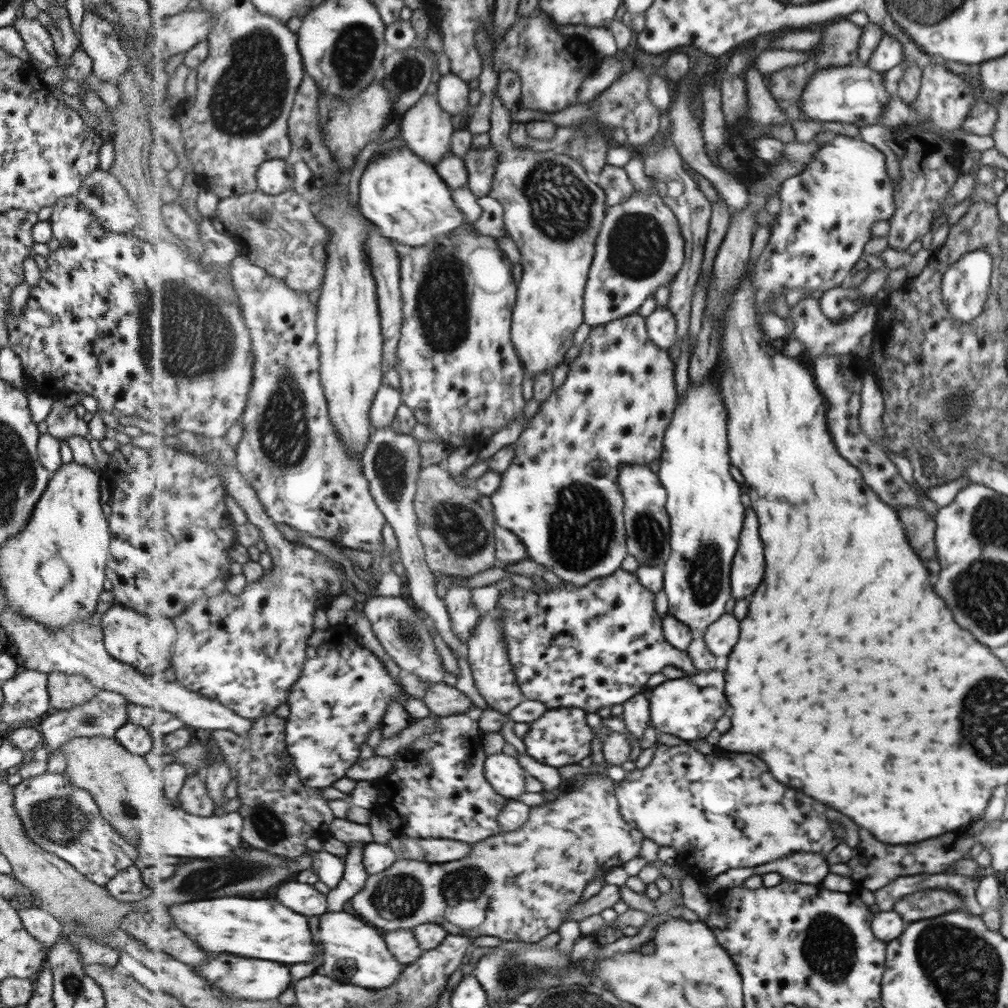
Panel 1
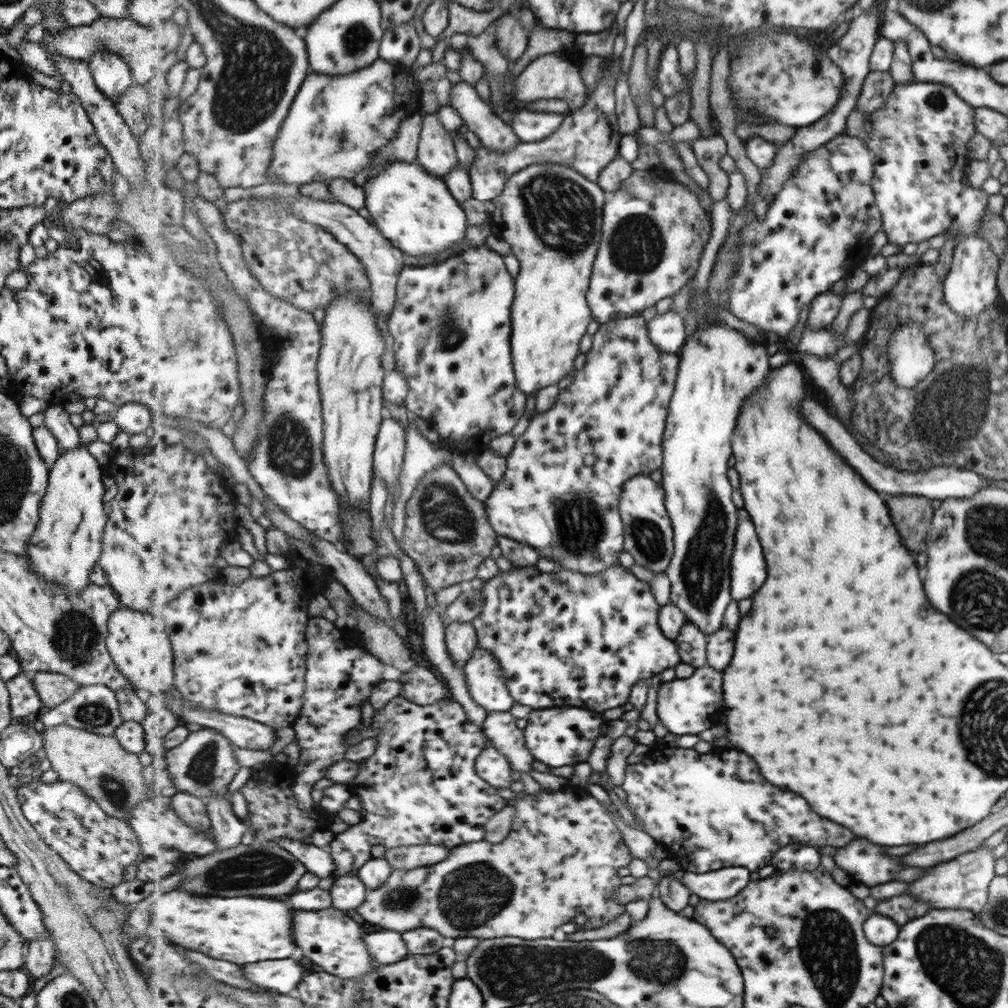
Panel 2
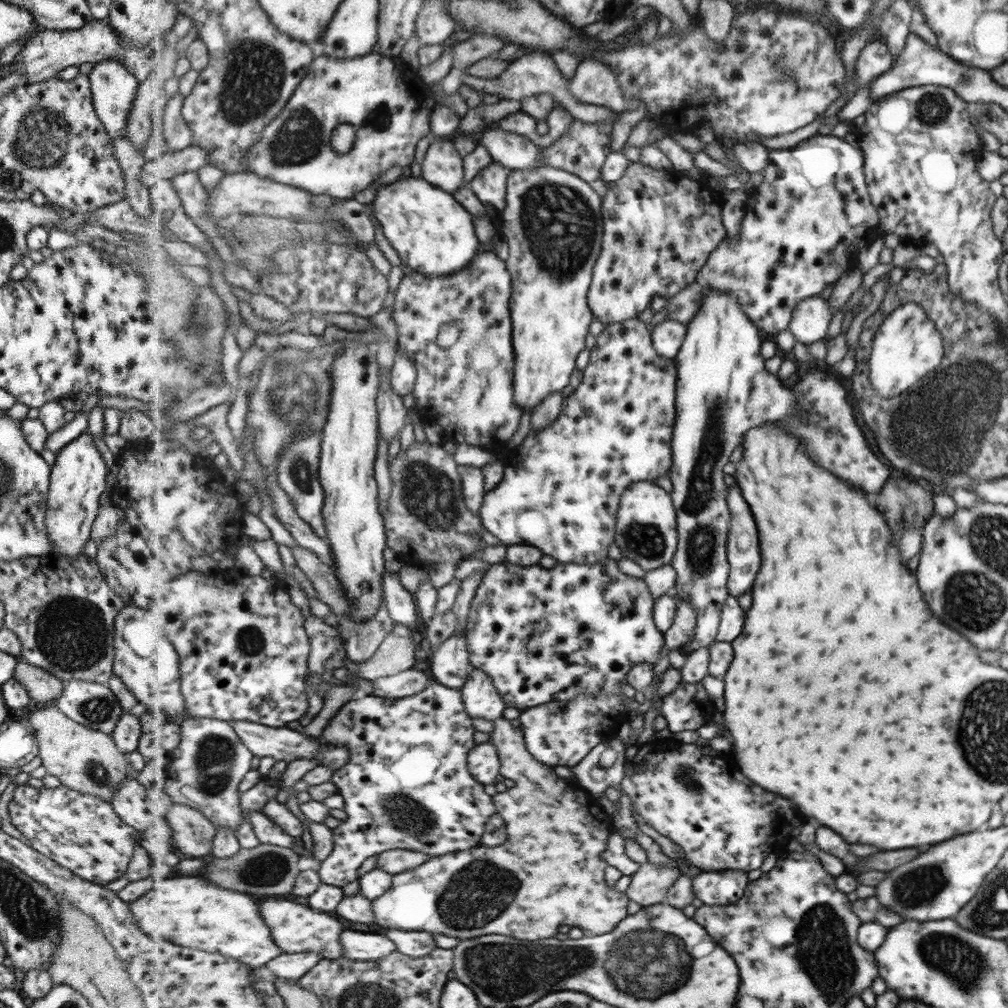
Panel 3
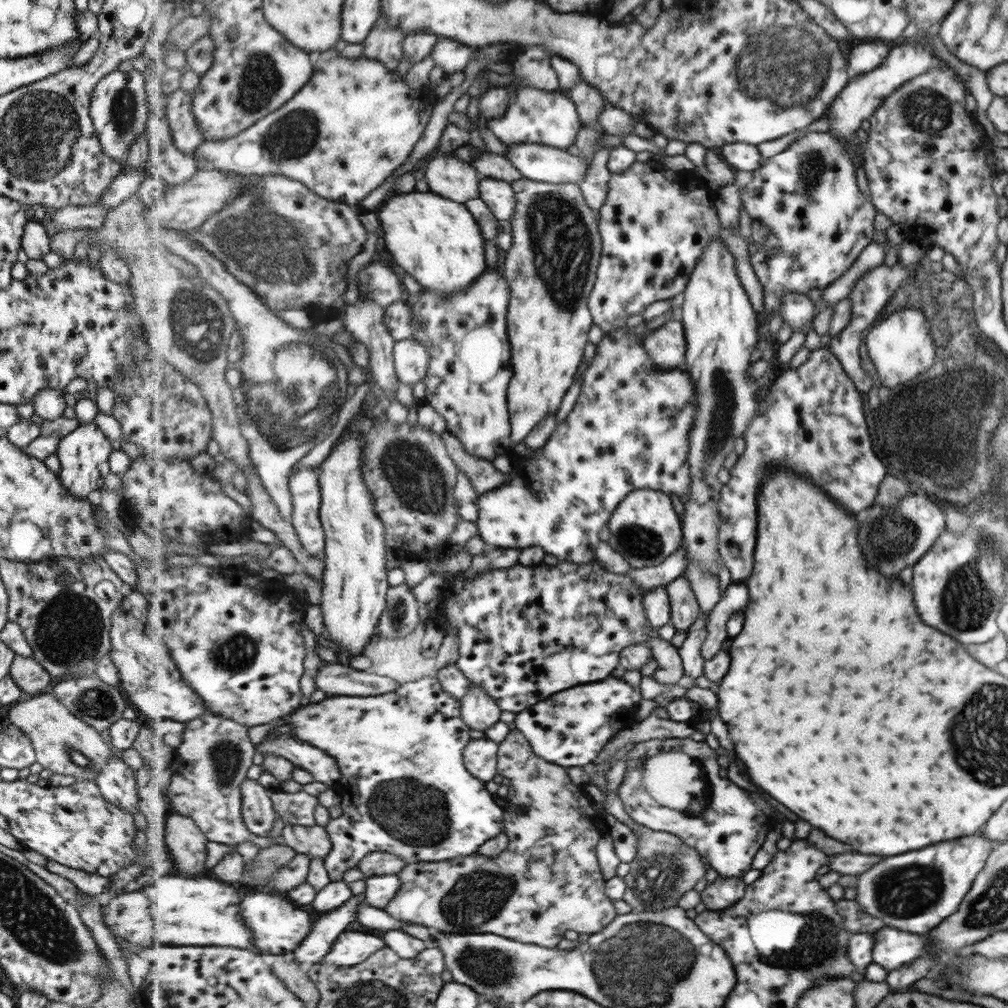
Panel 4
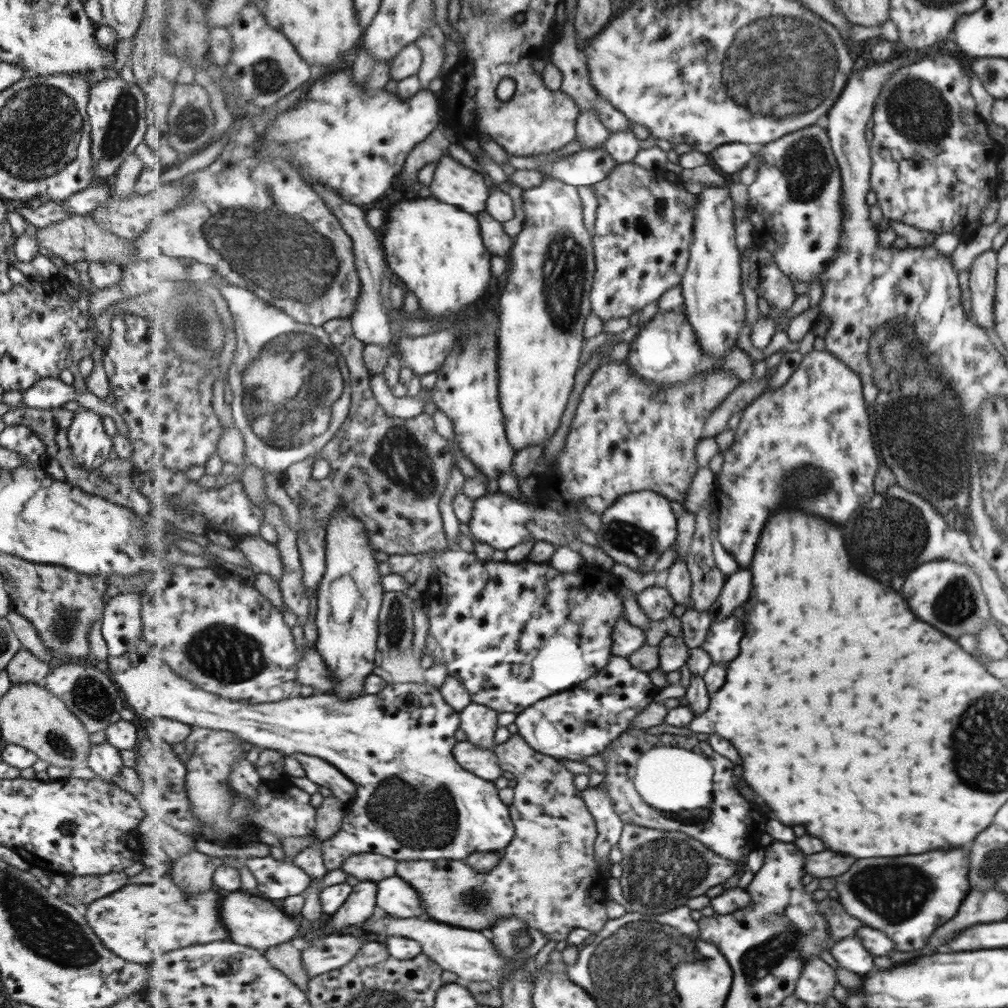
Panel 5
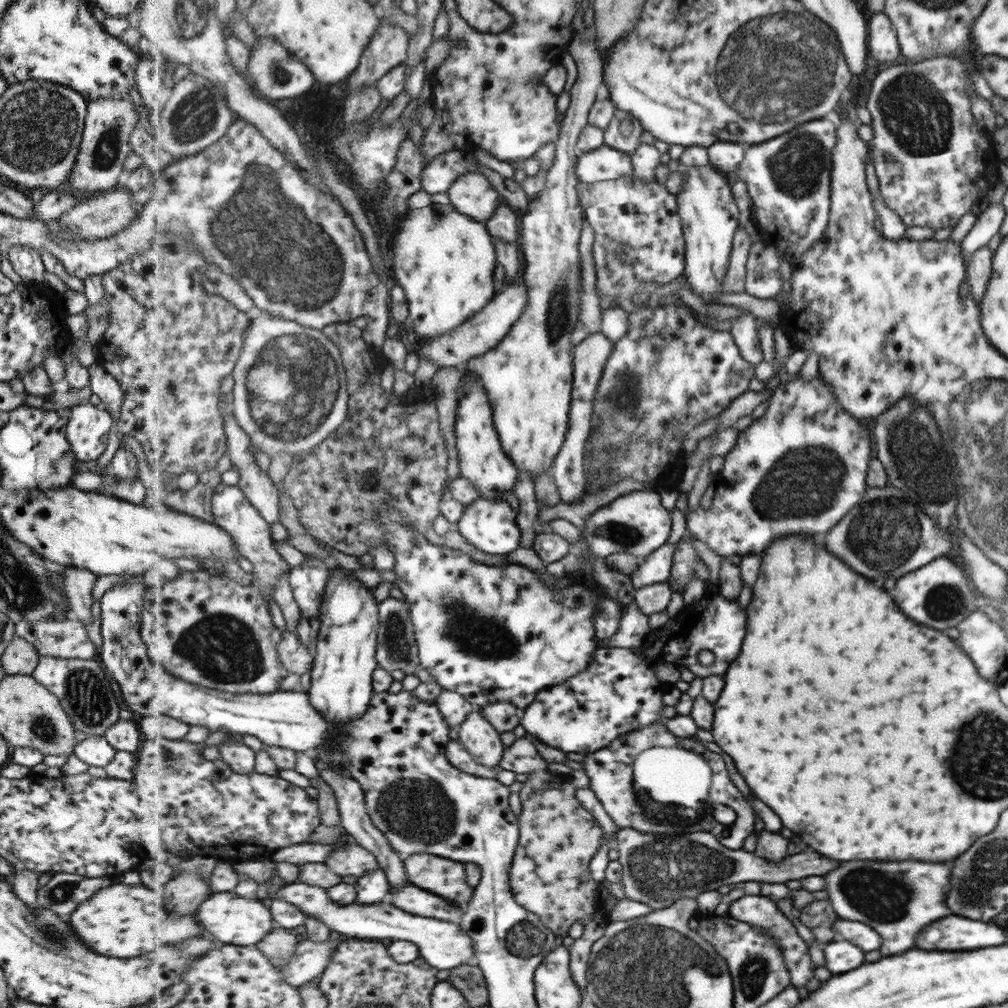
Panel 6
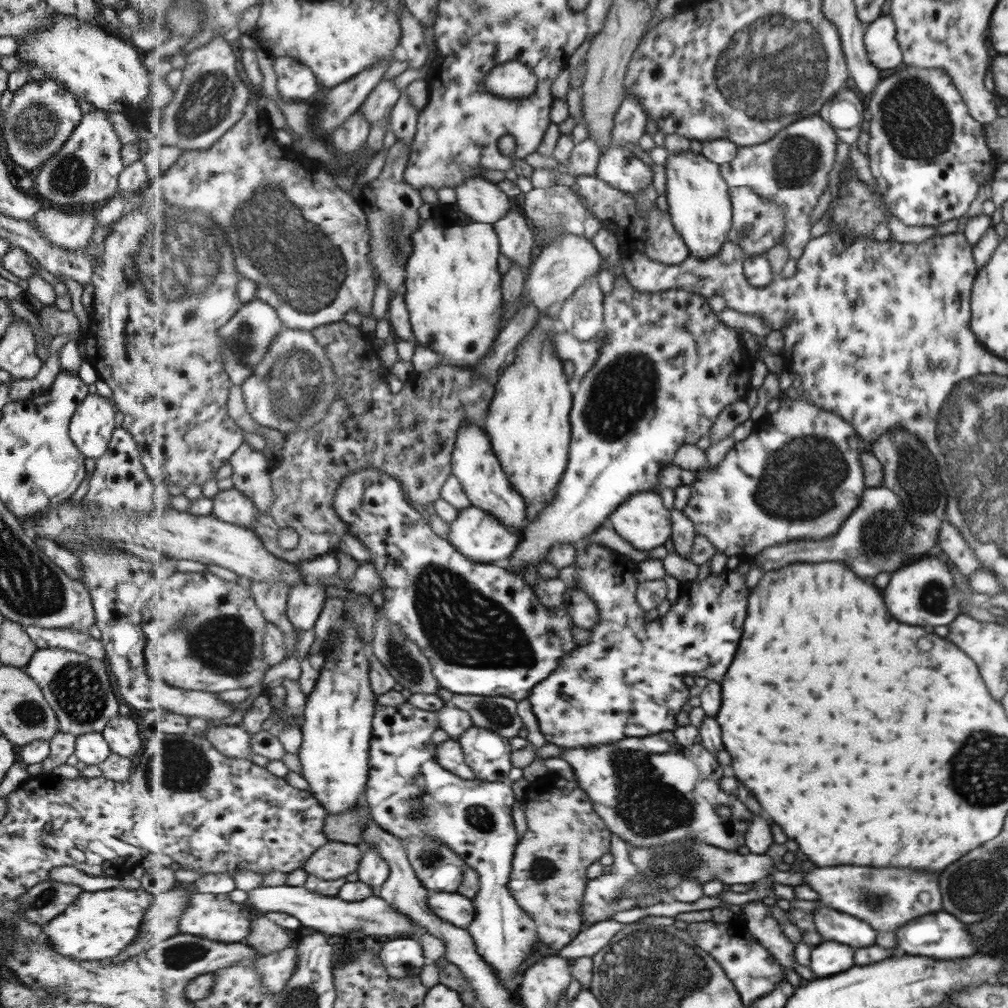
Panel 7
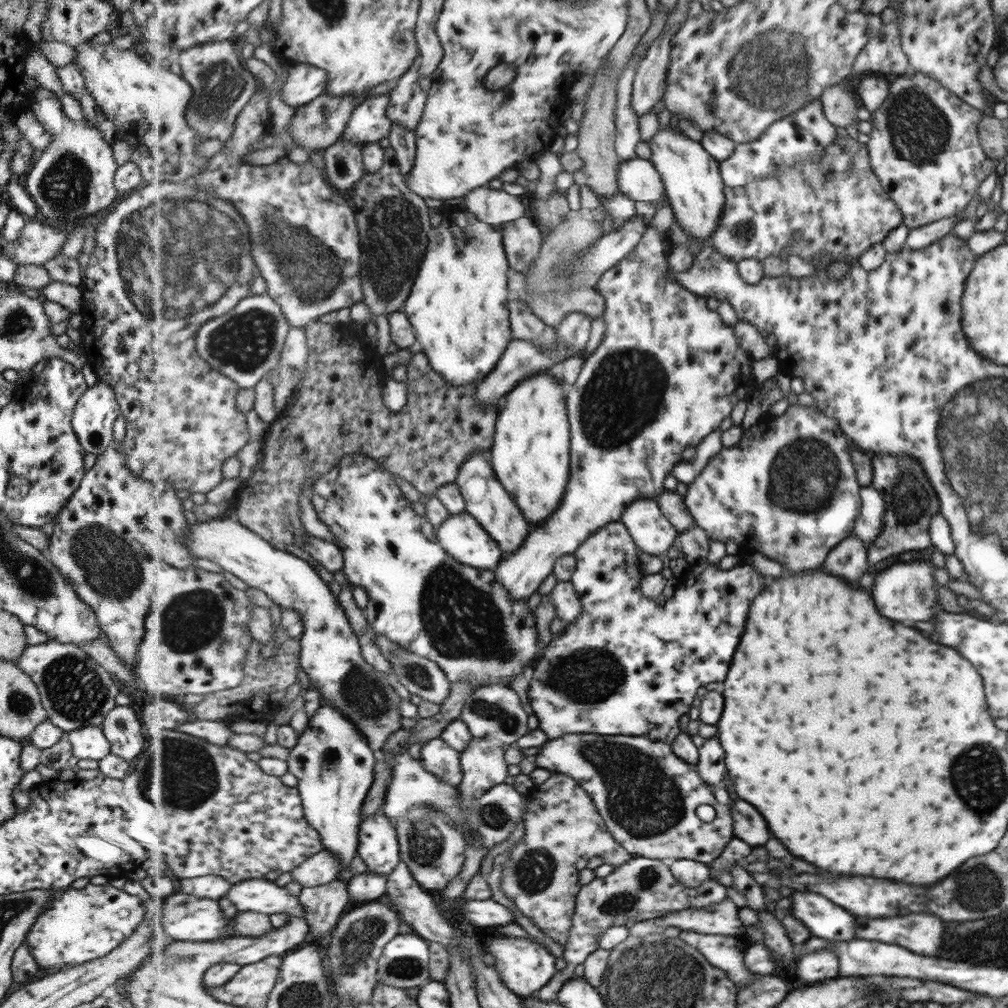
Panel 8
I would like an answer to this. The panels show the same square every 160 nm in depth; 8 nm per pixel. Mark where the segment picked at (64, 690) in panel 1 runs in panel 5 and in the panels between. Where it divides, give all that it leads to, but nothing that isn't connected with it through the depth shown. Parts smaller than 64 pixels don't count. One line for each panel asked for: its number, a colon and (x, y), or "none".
2: (51, 688)
3: (41, 686)
4: (27, 673)
5: (23, 667)

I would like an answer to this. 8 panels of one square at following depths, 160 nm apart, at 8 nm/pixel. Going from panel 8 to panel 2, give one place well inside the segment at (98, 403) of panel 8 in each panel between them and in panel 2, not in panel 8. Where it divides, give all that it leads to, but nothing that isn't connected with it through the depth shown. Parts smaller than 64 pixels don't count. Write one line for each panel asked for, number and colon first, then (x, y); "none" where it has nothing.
2: (66, 541)
3: (77, 477)
4: (82, 454)
5: (89, 444)
6: (86, 431)
7: (90, 428)

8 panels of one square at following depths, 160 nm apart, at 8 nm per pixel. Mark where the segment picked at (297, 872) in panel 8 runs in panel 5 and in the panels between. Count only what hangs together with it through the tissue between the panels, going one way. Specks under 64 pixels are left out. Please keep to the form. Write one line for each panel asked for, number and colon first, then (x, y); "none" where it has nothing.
5: (365, 867)
6: (348, 860)
7: (335, 860)

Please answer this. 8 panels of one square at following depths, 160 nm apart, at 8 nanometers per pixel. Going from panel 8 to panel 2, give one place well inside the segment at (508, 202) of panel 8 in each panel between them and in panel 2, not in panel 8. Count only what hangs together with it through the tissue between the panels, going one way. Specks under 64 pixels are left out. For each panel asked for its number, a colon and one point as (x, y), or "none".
2: (437, 153)
3: (443, 166)
4: (451, 177)
5: (453, 183)
6: (472, 194)
7: (482, 200)

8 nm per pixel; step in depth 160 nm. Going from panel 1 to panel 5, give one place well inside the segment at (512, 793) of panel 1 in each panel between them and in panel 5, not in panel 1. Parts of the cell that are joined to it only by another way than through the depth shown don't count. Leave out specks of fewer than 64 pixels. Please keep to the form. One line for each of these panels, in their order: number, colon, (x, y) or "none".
2: (492, 765)
3: (484, 761)
4: (481, 755)
5: (484, 762)

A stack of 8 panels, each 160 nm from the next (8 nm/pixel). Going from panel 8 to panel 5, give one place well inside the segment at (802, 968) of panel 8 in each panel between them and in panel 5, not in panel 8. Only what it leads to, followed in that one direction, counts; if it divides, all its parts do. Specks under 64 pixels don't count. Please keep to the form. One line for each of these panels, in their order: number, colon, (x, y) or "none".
5: (849, 953)
6: (840, 956)
7: (828, 958)

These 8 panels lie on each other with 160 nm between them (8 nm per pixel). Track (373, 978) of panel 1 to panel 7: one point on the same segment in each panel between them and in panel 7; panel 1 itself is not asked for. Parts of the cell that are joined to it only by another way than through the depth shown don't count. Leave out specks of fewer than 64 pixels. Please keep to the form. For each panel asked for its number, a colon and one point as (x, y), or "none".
2: (335, 942)
3: (297, 928)
4: (279, 926)
5: (255, 921)
6: (227, 917)
7: (213, 916)

